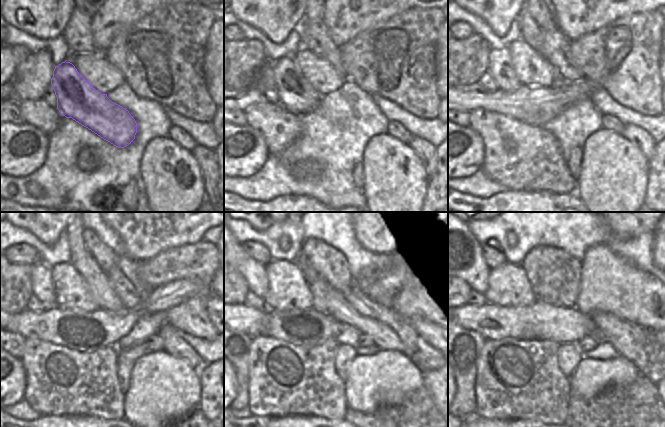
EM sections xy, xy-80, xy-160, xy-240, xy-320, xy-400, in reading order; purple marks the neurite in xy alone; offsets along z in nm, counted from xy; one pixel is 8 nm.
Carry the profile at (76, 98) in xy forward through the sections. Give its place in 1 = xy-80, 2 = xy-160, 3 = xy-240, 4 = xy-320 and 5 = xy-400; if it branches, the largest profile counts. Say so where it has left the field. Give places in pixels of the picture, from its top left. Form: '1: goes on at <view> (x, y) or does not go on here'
1: goes on at xy-80 (296, 95)
2: goes on at xy-160 (499, 66)
3: goes on at xy-240 (41, 281)
4: goes on at xy-320 (255, 273)
5: goes on at xy-400 (468, 263)

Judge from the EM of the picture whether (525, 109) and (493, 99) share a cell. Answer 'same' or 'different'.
same

